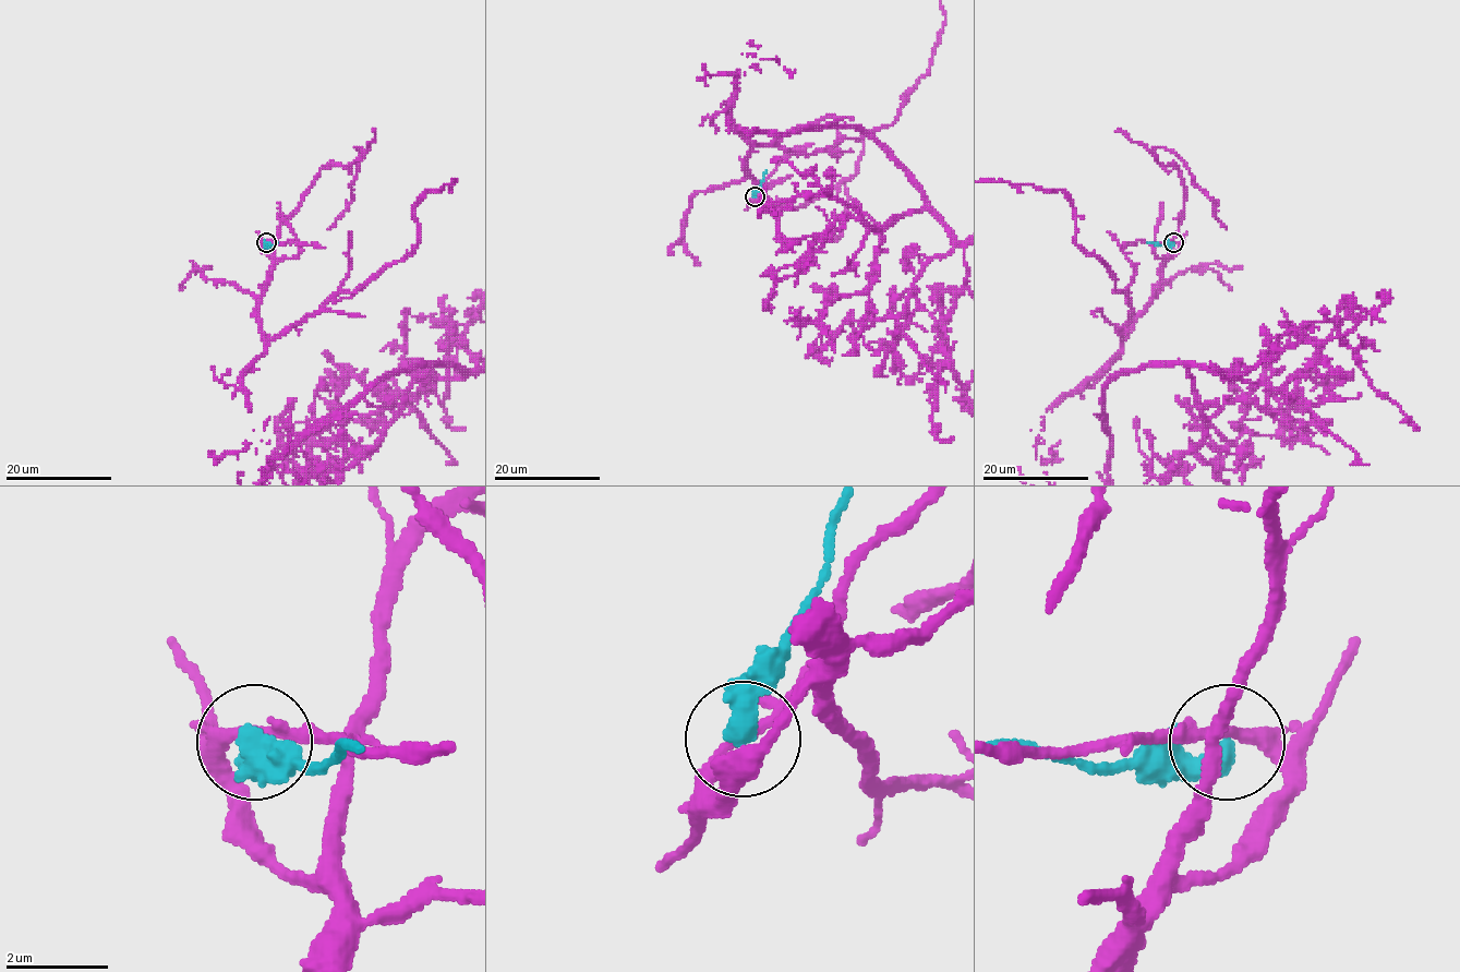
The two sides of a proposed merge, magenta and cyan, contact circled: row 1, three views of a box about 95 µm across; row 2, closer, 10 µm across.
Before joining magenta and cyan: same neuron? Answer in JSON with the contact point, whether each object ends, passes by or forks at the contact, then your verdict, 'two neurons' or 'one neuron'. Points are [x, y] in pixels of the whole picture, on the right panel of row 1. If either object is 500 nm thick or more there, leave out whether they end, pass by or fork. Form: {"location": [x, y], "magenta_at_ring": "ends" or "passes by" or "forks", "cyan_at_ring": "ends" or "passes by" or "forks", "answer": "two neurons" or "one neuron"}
{"location": [1173, 242], "magenta_at_ring": "passes by", "cyan_at_ring": "ends", "answer": "two neurons"}

